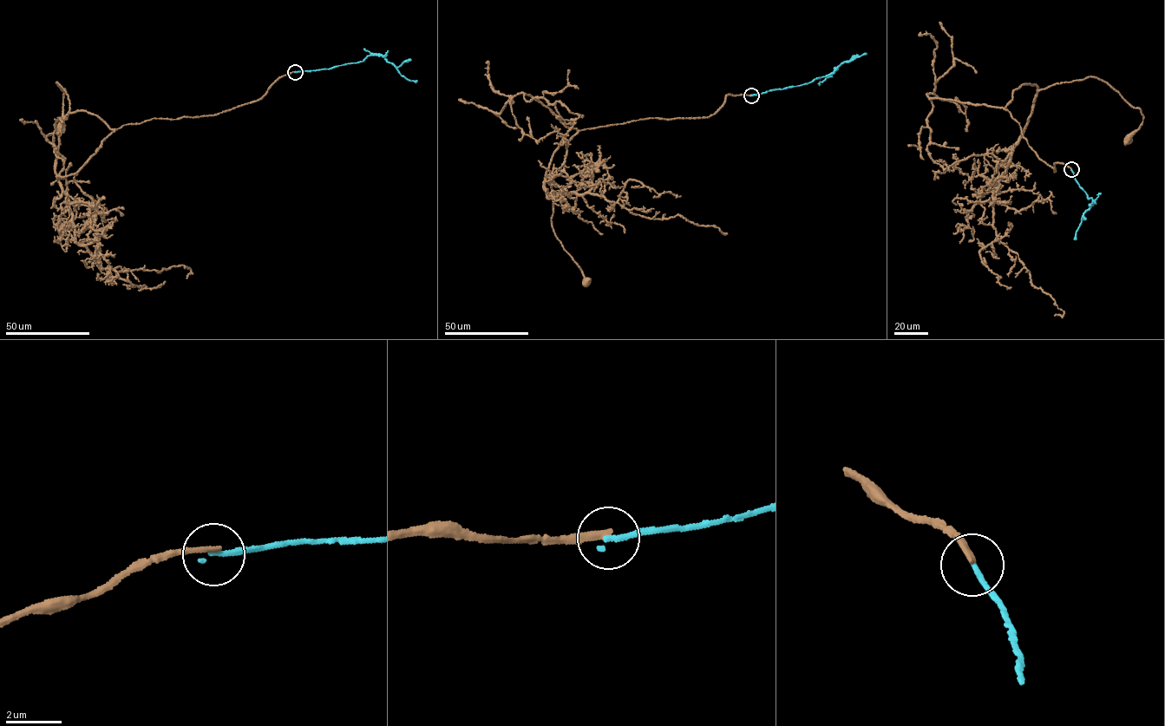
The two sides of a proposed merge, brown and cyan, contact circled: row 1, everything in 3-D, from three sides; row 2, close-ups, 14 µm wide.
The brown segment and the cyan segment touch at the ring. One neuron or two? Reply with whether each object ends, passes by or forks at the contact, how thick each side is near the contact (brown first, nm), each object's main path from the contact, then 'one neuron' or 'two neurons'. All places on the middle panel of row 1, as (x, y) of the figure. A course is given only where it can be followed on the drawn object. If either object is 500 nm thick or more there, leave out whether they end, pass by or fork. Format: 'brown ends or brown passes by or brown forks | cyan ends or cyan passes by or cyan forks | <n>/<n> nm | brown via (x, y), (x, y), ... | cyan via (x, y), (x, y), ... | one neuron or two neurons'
brown ends | cyan ends | 240/200 nm | brown via (751, 94), (729, 94), (707, 117), (643, 119), (578, 131), (560, 142), (546, 173), (552, 226), (587, 281) | cyan via (751, 95), (807, 84), (830, 75), (841, 63), (867, 53) | two neurons

